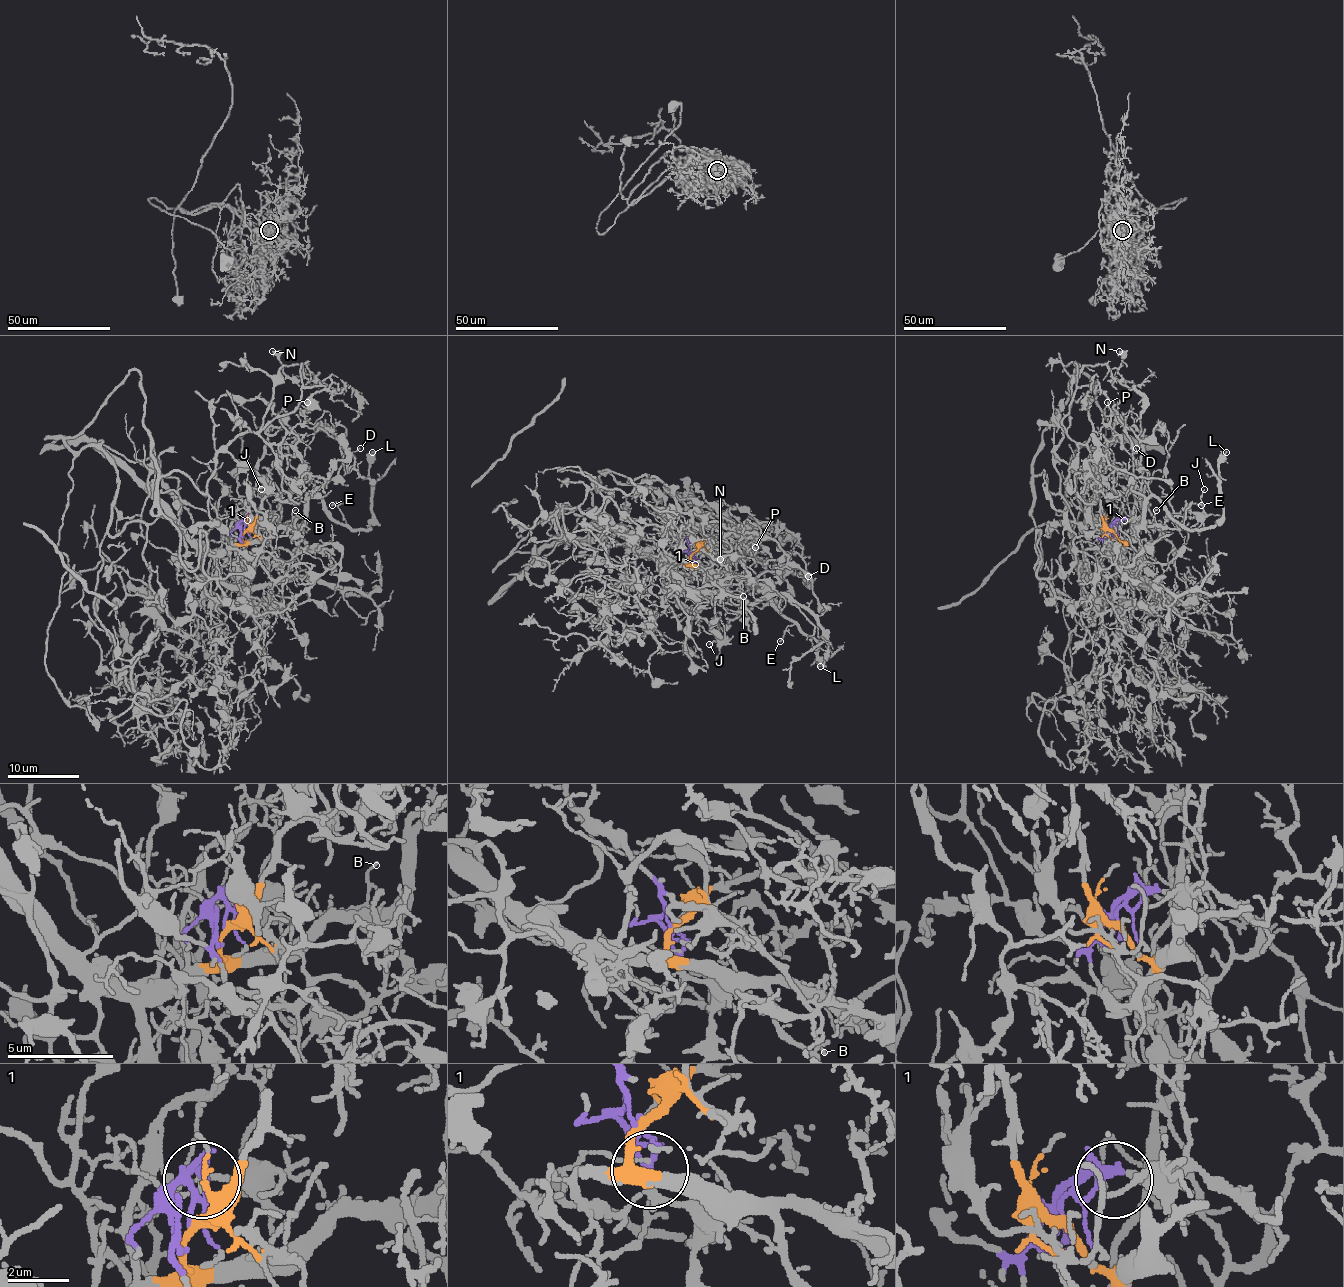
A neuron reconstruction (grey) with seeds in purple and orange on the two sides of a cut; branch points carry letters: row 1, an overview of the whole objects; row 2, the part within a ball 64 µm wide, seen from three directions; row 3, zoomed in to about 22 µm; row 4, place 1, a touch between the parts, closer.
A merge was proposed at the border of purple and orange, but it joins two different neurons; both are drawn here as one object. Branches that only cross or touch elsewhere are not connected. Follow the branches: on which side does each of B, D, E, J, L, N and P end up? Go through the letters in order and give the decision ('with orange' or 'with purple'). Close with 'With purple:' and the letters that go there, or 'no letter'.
B: with orange
D: with orange
E: with orange
J: with purple
L: with orange
N: with purple
P: with purple
With purple: J, N, P

